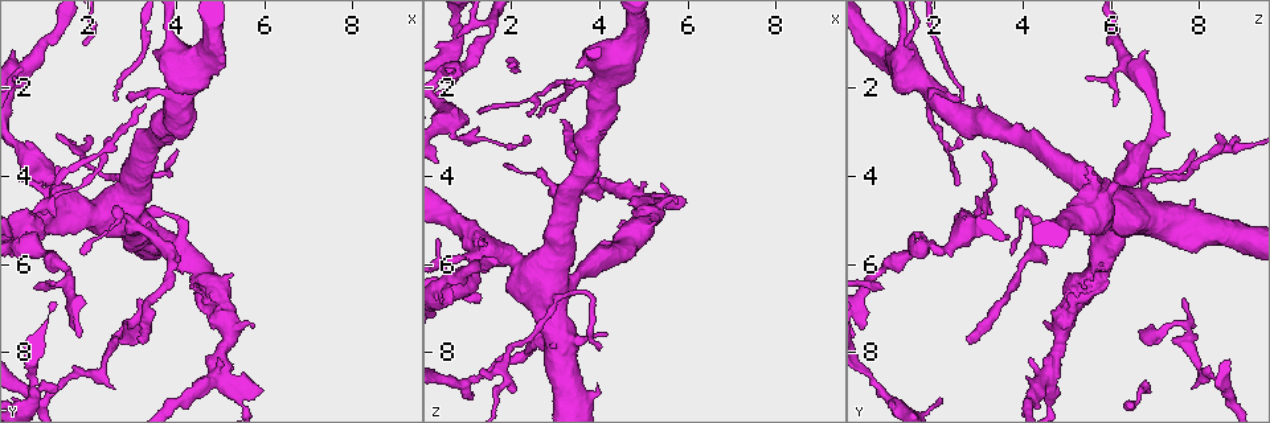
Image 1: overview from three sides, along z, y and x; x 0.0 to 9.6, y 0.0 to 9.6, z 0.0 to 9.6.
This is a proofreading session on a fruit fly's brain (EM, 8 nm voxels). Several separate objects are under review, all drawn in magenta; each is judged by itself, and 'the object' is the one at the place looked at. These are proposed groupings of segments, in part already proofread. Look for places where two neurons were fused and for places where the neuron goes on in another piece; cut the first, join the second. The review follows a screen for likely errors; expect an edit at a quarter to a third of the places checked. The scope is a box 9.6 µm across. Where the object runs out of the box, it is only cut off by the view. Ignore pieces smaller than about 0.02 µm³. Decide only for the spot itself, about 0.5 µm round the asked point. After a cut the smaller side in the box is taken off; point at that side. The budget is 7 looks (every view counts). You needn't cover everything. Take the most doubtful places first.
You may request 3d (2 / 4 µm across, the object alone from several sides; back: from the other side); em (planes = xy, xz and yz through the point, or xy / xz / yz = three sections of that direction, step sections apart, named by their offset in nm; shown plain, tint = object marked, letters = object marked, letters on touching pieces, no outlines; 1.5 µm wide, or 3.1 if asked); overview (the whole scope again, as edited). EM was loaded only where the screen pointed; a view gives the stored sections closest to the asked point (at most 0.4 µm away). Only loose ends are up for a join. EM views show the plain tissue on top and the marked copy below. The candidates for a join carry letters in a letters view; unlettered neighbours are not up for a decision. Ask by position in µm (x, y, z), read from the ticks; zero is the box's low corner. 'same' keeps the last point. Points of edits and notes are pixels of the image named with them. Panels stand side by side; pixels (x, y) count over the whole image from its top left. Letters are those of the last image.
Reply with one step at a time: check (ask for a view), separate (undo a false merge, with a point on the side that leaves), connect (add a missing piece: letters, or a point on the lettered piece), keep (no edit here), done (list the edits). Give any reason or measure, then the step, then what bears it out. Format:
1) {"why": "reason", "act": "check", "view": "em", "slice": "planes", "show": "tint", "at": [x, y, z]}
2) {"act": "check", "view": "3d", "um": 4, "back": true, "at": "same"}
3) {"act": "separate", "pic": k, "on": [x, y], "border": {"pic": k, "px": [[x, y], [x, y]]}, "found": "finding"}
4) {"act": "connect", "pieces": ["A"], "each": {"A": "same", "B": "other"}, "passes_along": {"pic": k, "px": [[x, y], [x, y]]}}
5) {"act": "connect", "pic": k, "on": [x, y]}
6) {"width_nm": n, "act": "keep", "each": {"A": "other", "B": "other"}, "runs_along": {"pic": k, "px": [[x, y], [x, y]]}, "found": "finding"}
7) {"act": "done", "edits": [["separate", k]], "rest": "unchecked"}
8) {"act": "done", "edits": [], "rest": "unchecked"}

{"why": "end of a long branch", "act": "check", "view": "em", "slice": "yz", "step": 8, "show": "tint", "at": [3.20, 7.65, 2.70]}

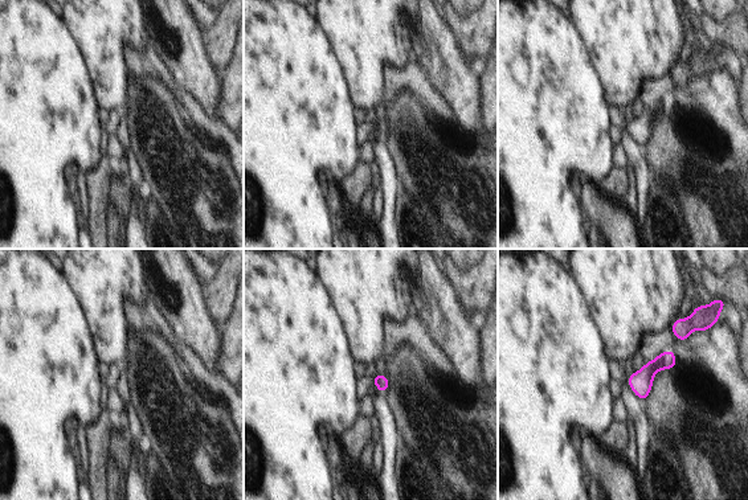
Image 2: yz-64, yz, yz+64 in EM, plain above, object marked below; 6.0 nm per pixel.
{"act": "check", "view": "em", "slice": "planes", "show": "letters", "at": "same"}

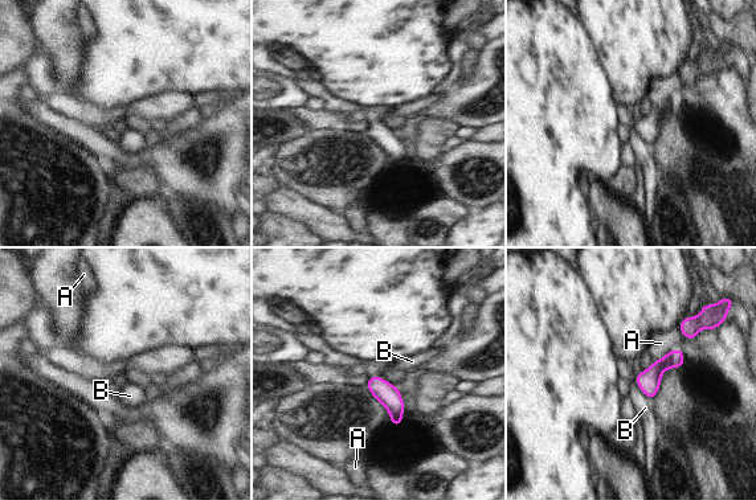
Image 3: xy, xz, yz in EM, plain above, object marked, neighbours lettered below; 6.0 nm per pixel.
{"width_nm": 140, "act": "keep", "each": {"A": "other", "B": "other"}, "border": {"pic": 3, "px": [[636, 385], [653, 401]]}, "found": "no lettered piece goes on from it"}

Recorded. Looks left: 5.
{"why": "branch stops here", "act": "check", "view": "3d", "um": 2, "at": [2.40, 3.40, 3.10]}

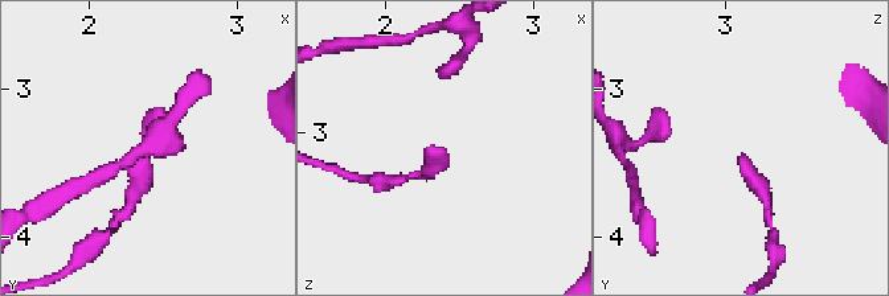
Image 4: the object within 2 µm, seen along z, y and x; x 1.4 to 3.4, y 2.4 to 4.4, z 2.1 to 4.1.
{"act": "check", "view": "em", "slice": "yz", "step": 4, "show": "letters", "at": [2.38, 3.42, 3.10]}

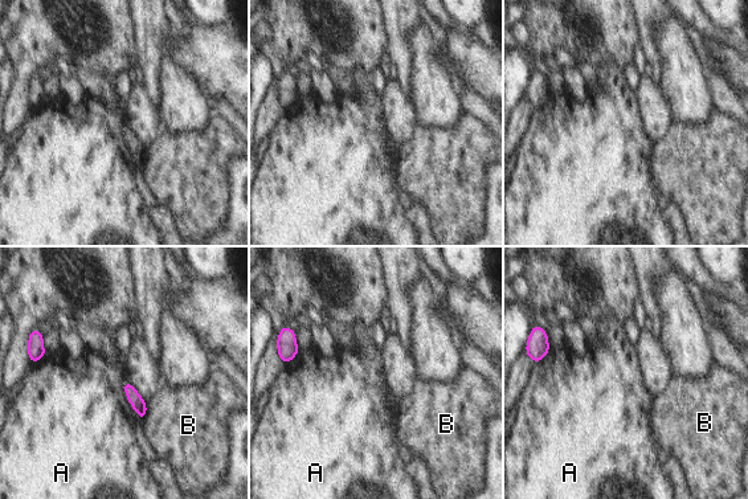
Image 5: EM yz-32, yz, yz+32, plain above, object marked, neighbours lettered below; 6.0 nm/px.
{"width_nm": 80, "longest_contact_nm": ["A", 260], "act": "keep", "each": {"A": "other", "B": "other"}, "found": "none of them fits"}

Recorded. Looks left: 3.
{"why": "tapers out", "act": "check", "view": "3d", "um": 2, "at": [4.05, 3.40, 7.85]}

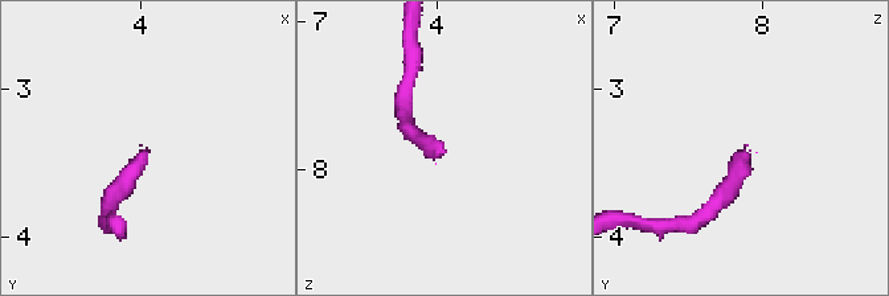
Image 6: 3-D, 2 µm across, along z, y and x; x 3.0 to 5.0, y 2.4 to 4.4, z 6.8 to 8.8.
{"act": "check", "view": "em", "slice": "xz", "step": 8, "show": "letters", "at": [4.08, 3.42, 7.90]}

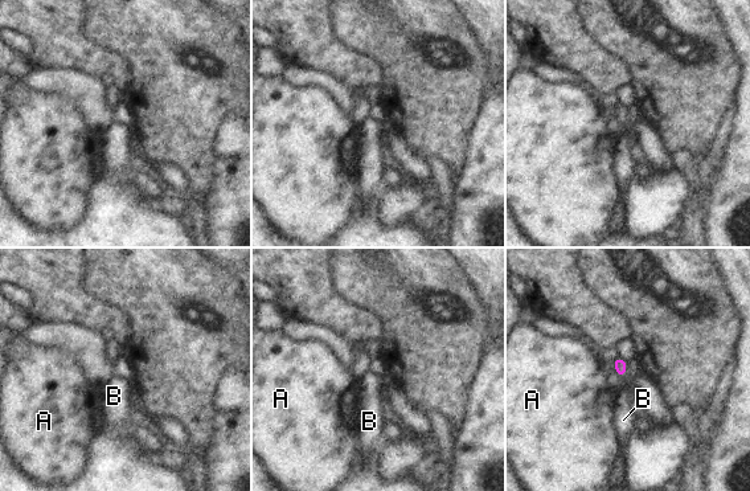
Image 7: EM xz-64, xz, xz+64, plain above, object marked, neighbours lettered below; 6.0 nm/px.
{"why": "cut it another way", "act": "check", "view": "em", "slice": "planes", "show": "letters", "at": "same"}

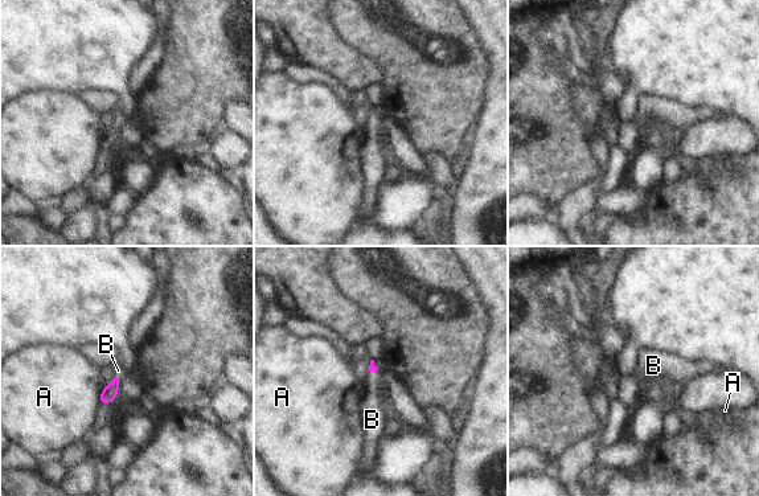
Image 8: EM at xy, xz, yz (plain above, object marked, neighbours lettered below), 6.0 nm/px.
{"act": "connect", "pic": 8, "on": [118, 371], "each": {"A": "other", "B": "same"}, "passes_along": {"pic": 8, "px": [[109, 394], [118, 376], [118, 371]]}, "found": "it goes on there"}

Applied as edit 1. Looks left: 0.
{"act": "done", "edits": [["connect", 8]], "rest": "unchecked"}

